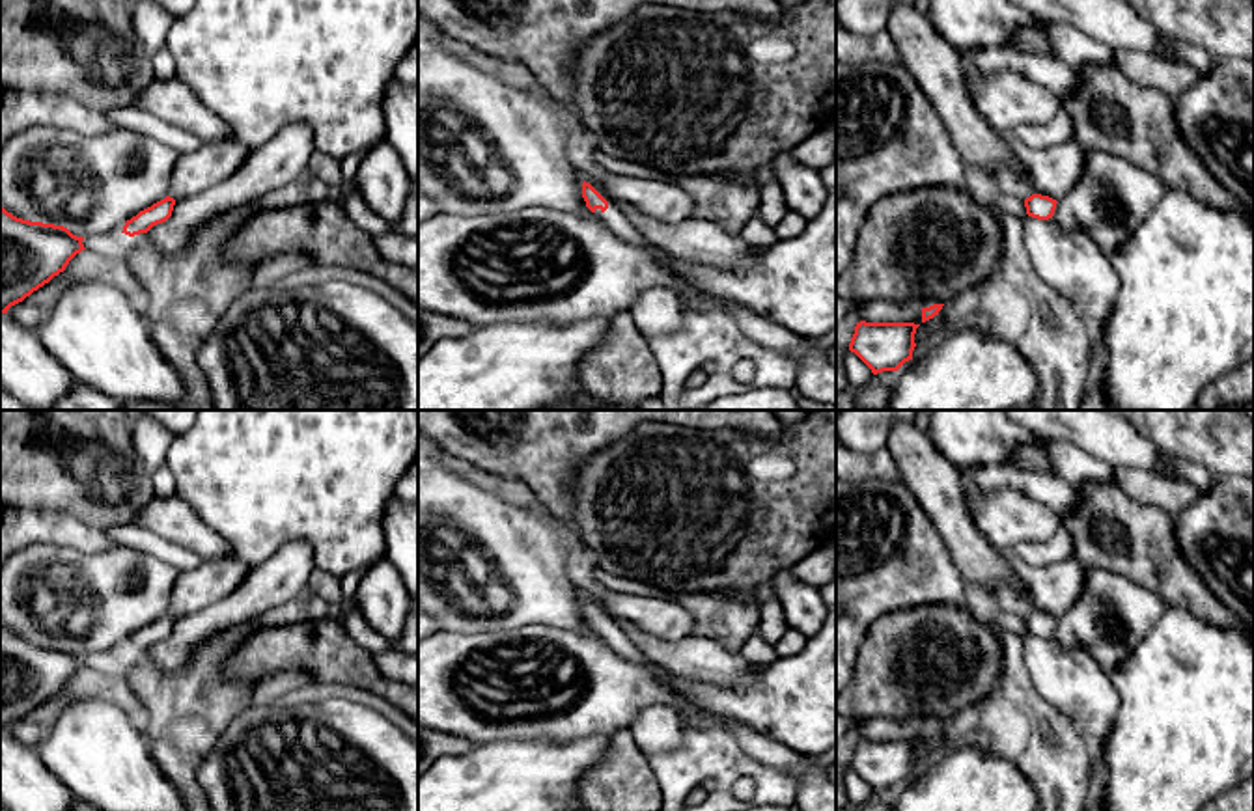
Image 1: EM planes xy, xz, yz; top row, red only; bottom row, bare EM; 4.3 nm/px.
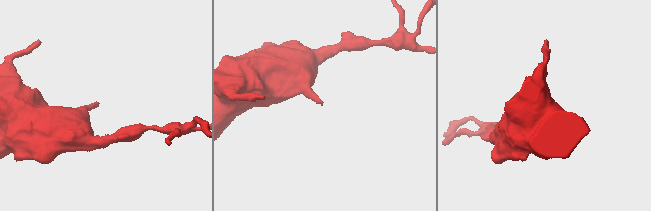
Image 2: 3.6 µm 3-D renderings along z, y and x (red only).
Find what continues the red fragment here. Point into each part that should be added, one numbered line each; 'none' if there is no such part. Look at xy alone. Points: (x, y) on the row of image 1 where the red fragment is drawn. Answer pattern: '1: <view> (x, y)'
none

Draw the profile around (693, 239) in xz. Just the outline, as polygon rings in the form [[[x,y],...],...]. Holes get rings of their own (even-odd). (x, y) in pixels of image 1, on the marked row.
[[[620,201],[616,205],[653,246],[664,248],[677,259],[730,268],[765,250],[748,244],[739,233],[728,231],[702,213],[677,224],[664,224]]]

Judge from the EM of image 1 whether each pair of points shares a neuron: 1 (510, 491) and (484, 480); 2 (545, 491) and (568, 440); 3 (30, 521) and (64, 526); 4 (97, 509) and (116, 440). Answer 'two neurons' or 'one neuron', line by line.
1: one neuron
2: one neuron
3: one neuron
4: one neuron

